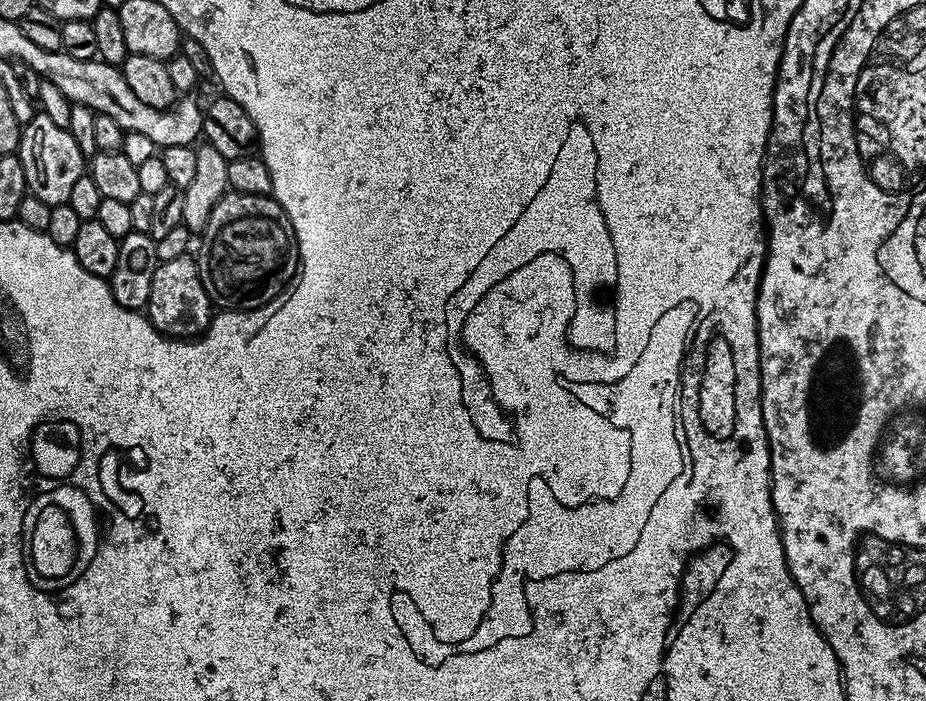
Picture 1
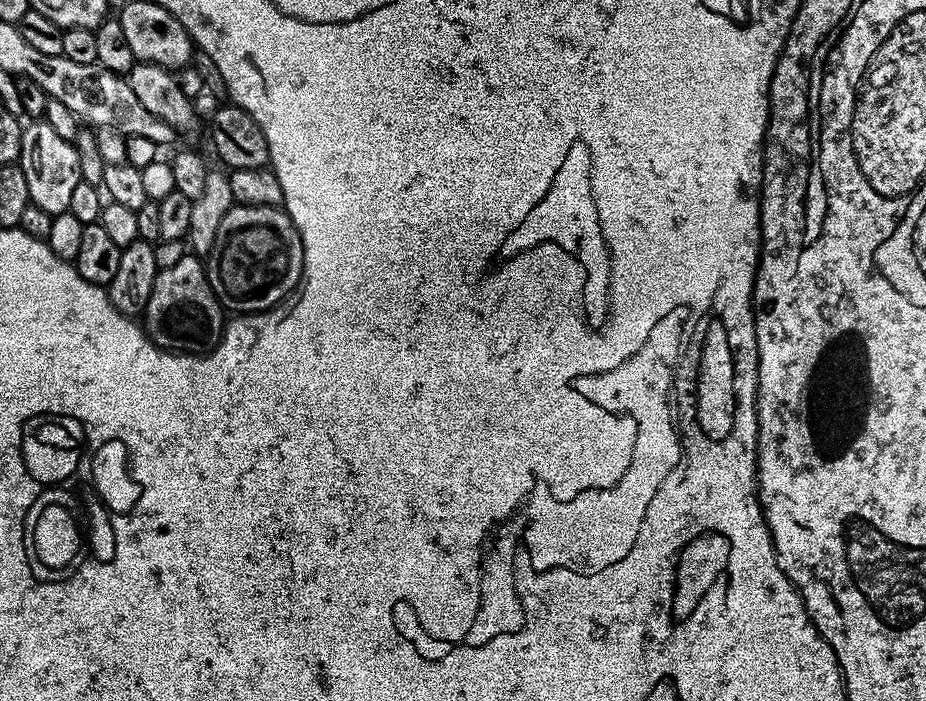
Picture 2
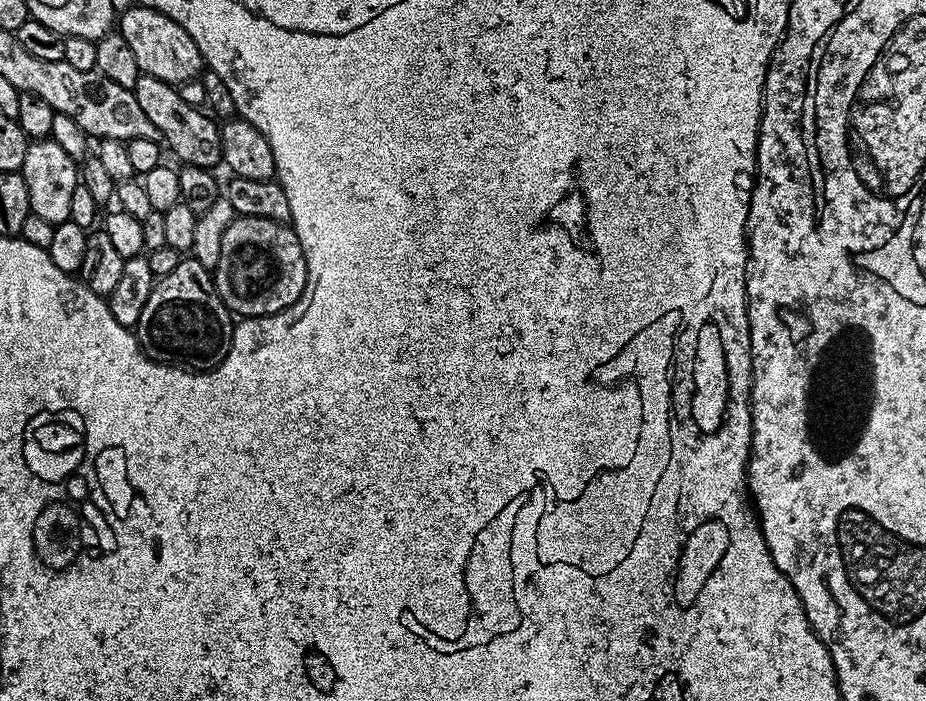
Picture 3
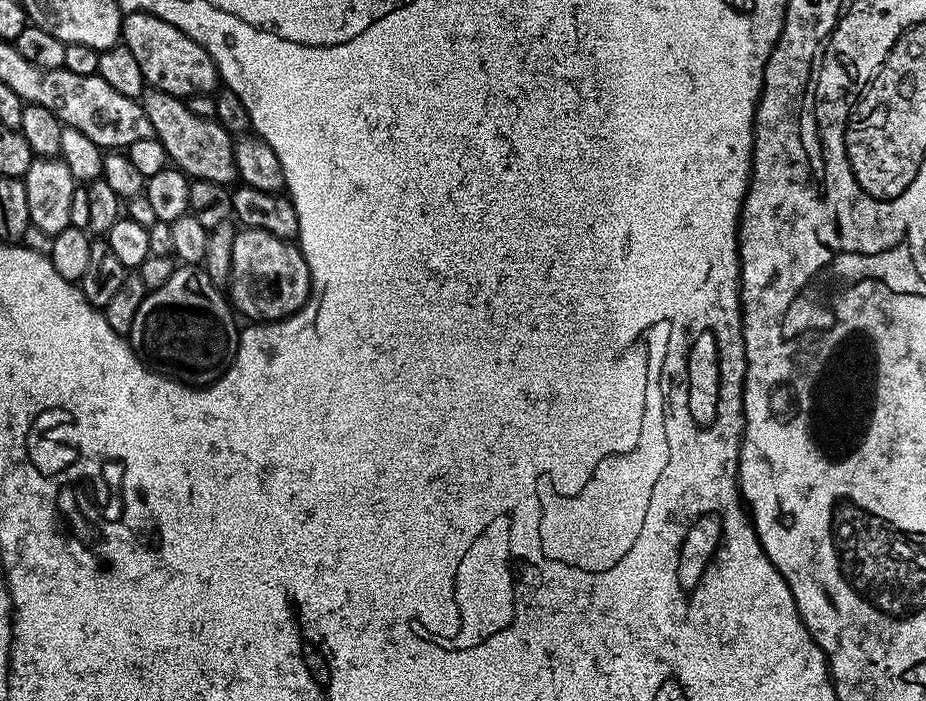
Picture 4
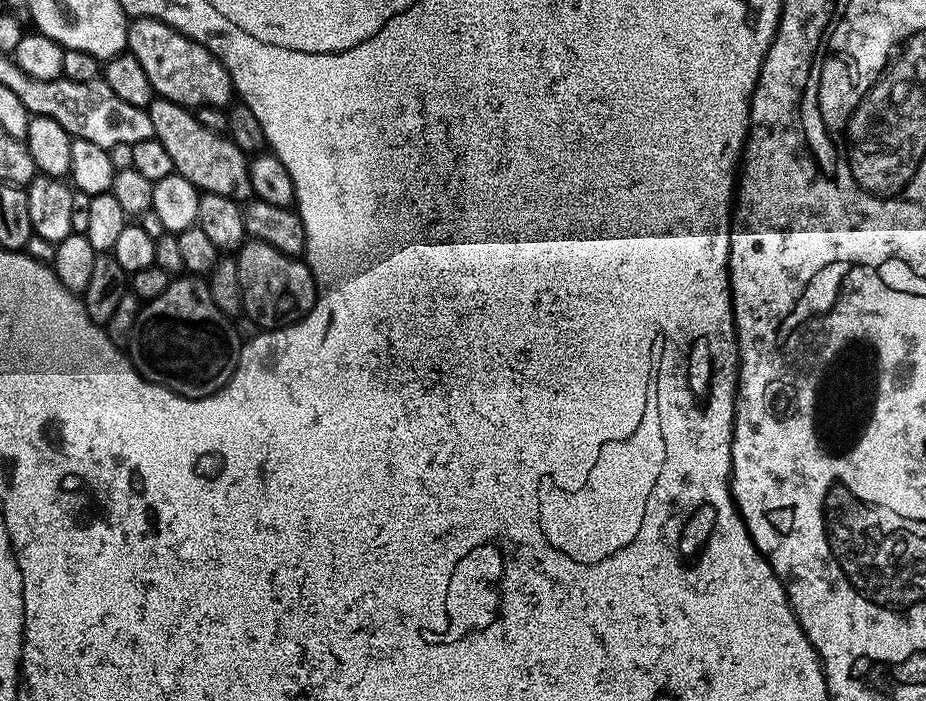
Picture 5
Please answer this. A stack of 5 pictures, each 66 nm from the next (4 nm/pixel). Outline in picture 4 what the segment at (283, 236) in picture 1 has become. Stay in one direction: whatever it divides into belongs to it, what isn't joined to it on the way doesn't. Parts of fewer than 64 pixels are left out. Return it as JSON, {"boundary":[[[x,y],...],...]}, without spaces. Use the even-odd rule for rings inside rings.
{"boundary":[[[241,227],[239,231],[232,238],[232,269],[226,285],[233,309],[241,317],[249,316],[247,319],[252,322],[271,322],[292,316],[308,301],[312,290],[306,258],[291,240],[274,238],[274,234],[266,234],[266,230]]]}

